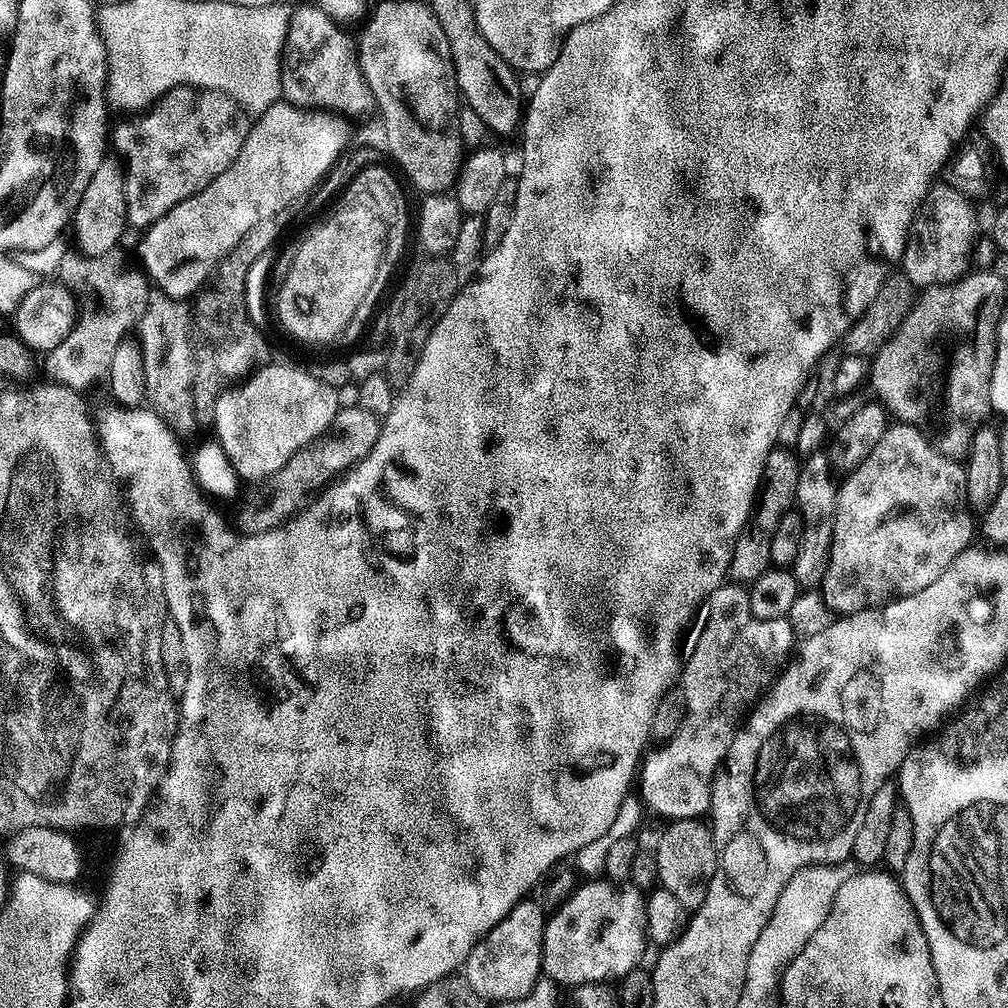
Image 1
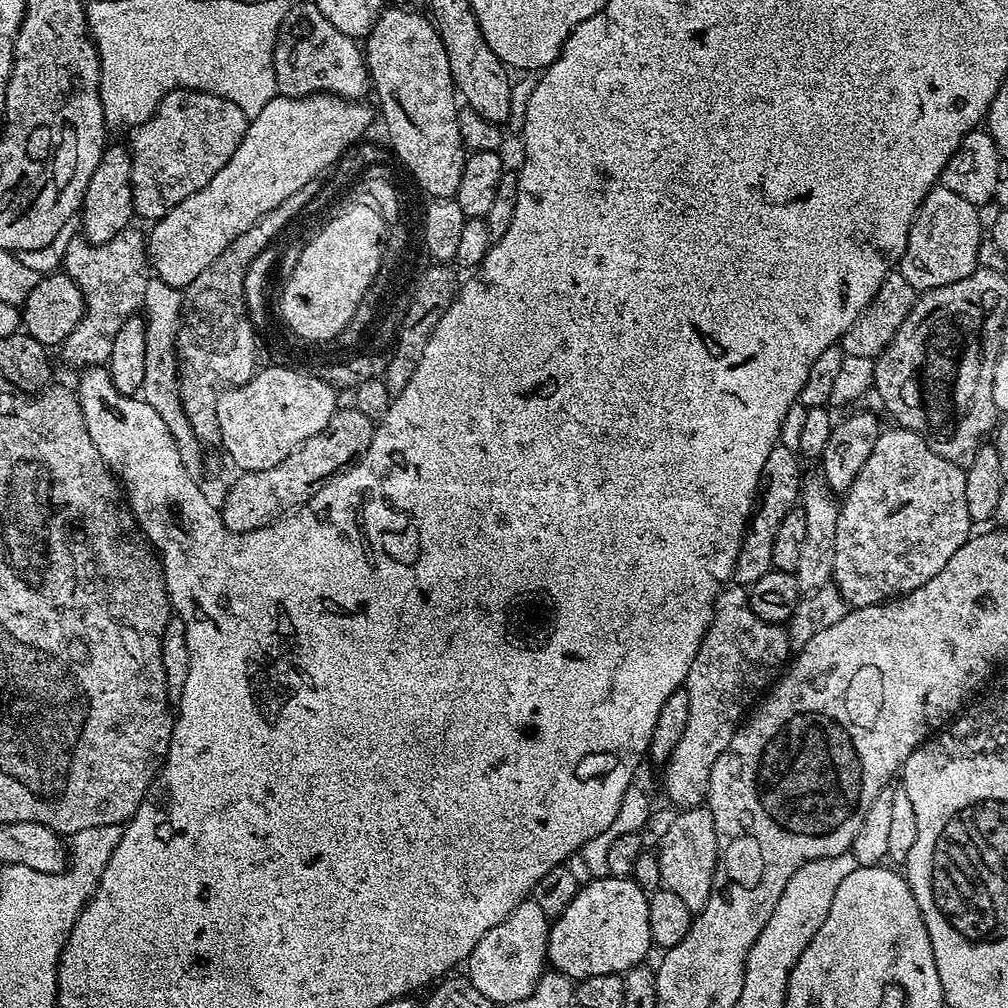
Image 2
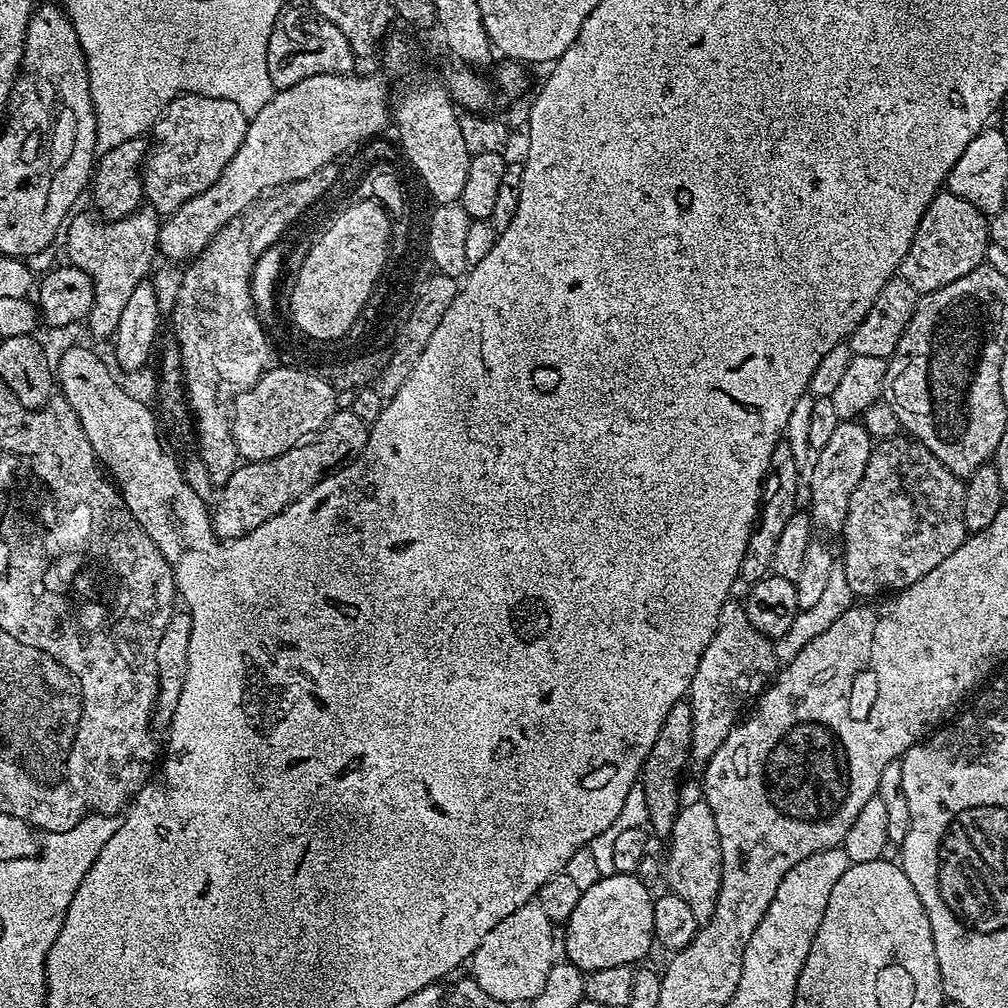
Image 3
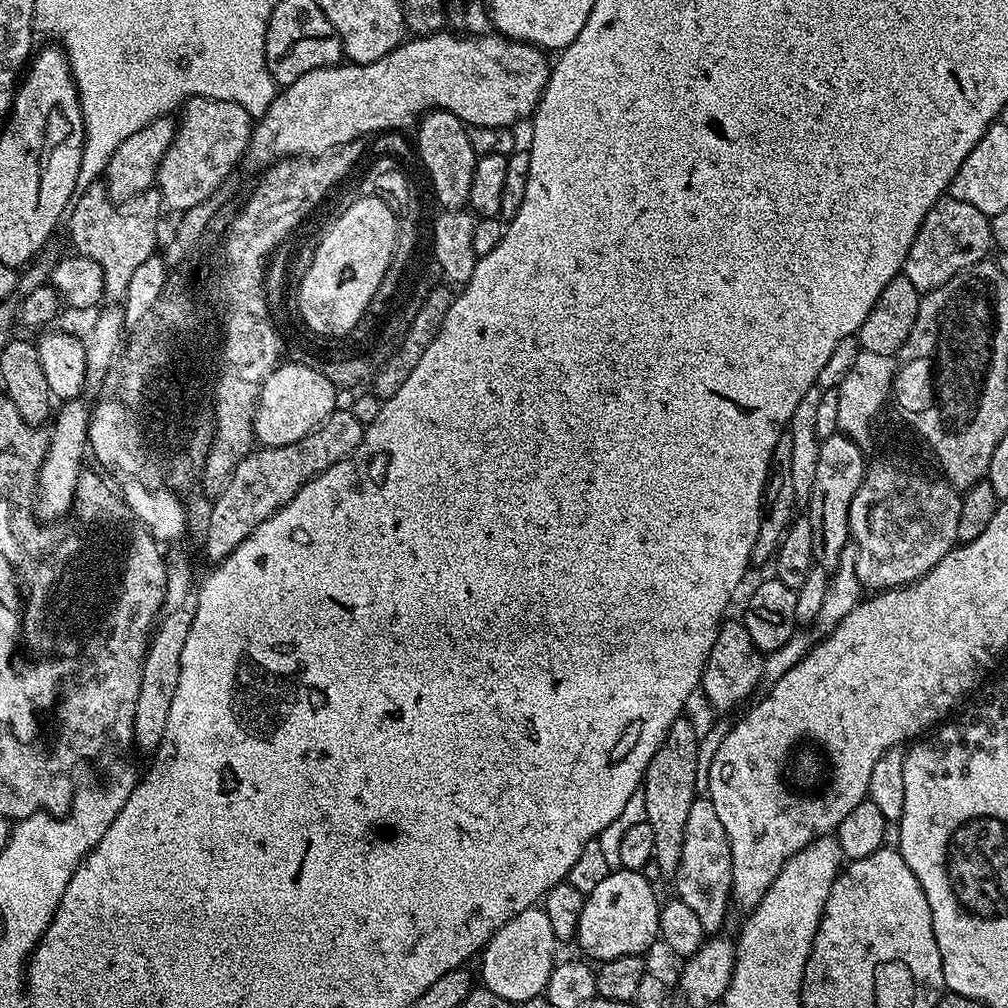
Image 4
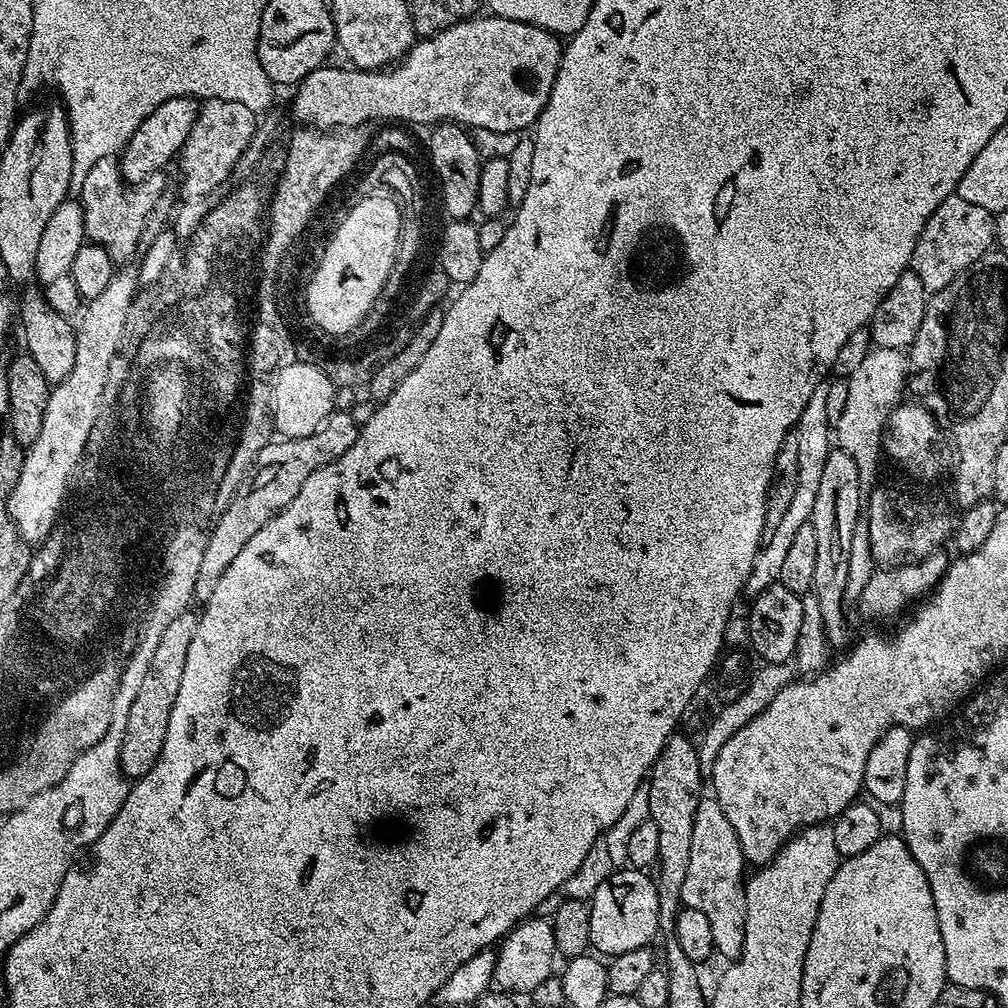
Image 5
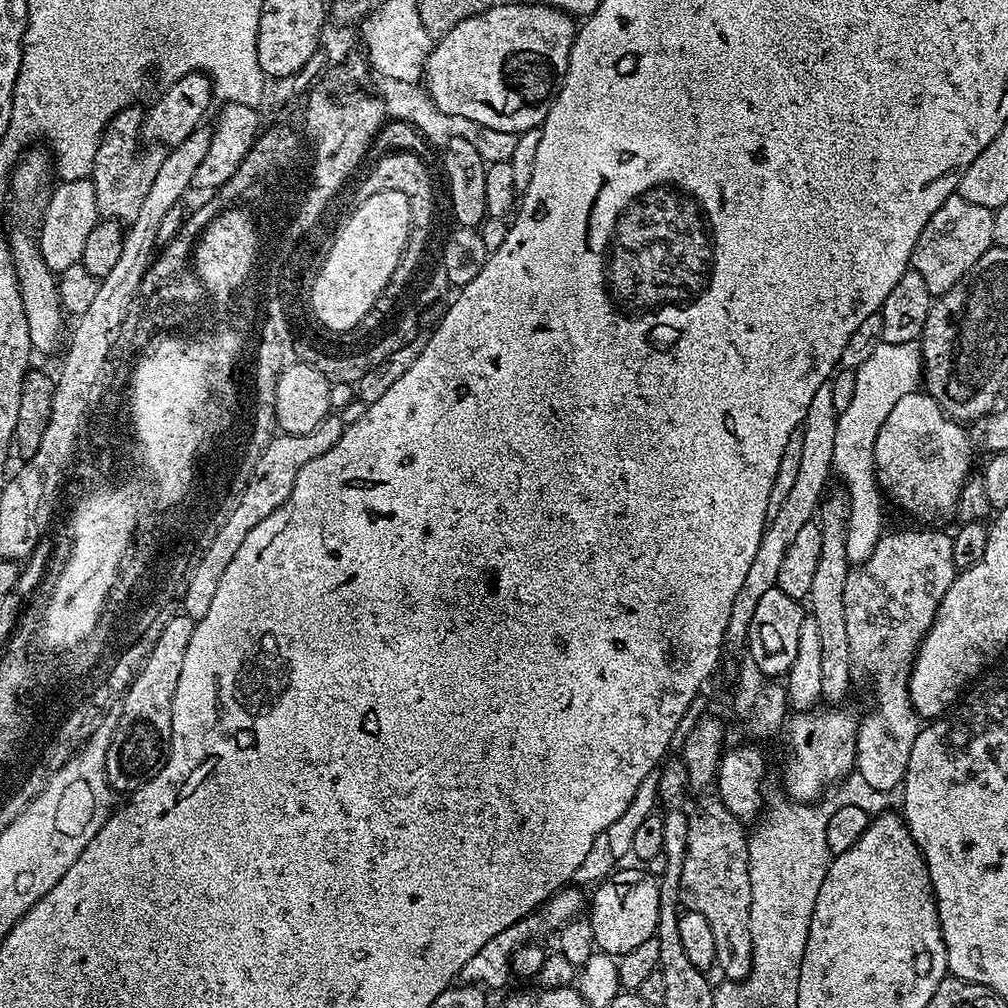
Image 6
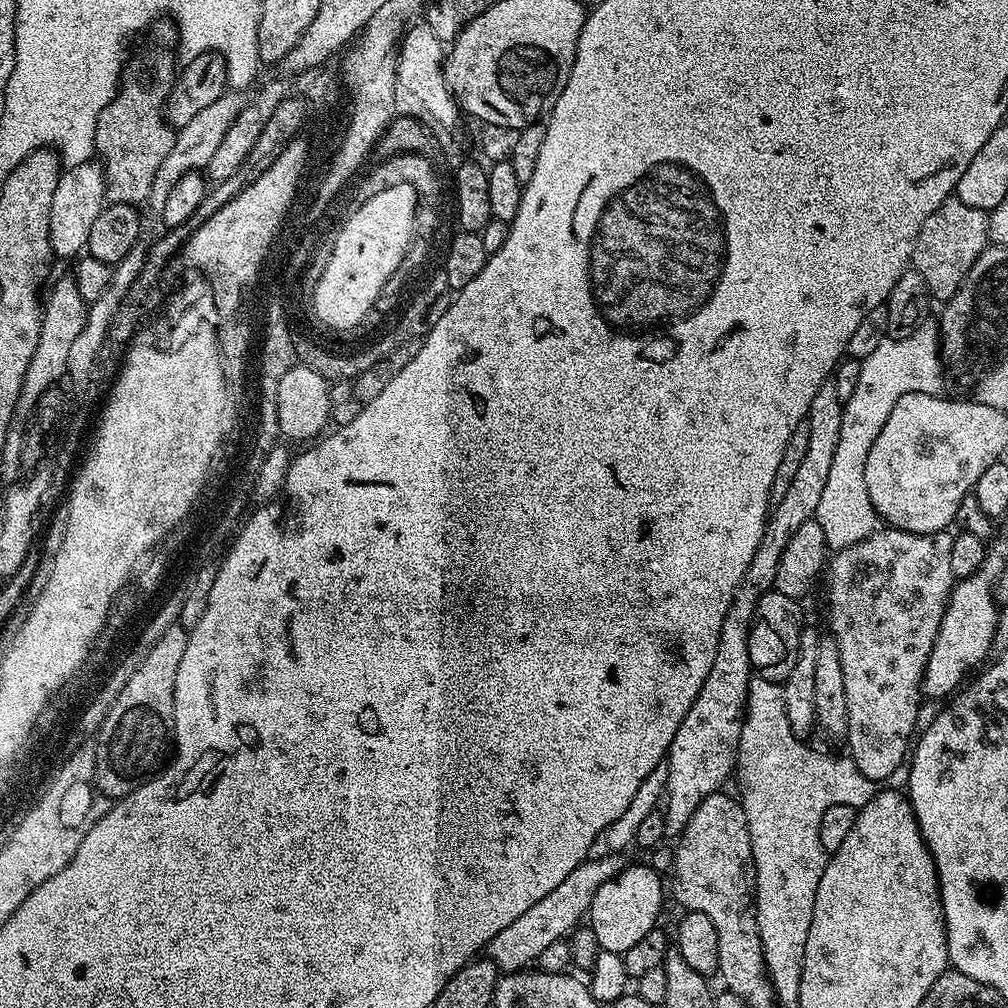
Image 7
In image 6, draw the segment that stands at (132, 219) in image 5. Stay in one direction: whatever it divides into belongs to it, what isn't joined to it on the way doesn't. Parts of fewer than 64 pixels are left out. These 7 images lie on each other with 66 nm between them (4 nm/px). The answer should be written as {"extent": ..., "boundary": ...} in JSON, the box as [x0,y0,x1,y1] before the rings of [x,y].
{"extent":[90,106,166,222],"boundary":[[[136,106],[120,109],[100,140],[98,154],[94,154],[90,179],[97,198],[97,210],[104,218],[119,218],[128,222],[134,214],[138,214],[138,209],[158,174],[158,166],[162,166],[166,155],[165,149],[160,146],[140,148],[144,112],[138,109]]]}

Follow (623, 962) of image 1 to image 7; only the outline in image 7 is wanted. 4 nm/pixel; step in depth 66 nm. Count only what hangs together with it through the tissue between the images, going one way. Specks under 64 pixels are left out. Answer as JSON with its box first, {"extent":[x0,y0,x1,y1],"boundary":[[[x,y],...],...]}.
{"extent":[587,864,664,954],"boundary":[[[631,864],[614,878],[602,882],[598,894],[594,894],[592,908],[587,914],[594,938],[598,938],[600,948],[605,952],[623,954],[635,946],[652,928],[657,927],[660,916],[660,903],[664,900],[664,888],[660,885],[660,876],[644,864]]]}

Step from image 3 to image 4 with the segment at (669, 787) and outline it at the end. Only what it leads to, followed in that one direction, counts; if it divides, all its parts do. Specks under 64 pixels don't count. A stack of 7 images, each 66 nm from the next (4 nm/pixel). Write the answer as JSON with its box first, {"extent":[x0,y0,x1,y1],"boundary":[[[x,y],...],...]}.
{"extent":[643,718,701,881],"boundary":[[[687,718],[676,720],[670,726],[662,746],[650,758],[644,771],[643,790],[646,794],[646,823],[654,830],[654,858],[664,880],[675,881],[676,871],[682,862],[682,844],[686,839],[686,817],[690,806],[698,799],[696,779],[698,778],[698,750],[701,733]]]}

